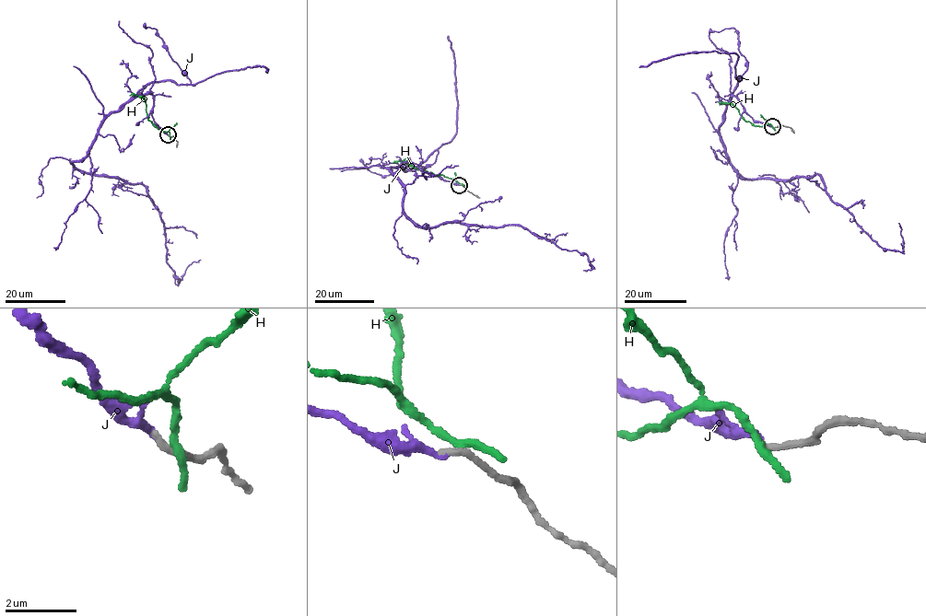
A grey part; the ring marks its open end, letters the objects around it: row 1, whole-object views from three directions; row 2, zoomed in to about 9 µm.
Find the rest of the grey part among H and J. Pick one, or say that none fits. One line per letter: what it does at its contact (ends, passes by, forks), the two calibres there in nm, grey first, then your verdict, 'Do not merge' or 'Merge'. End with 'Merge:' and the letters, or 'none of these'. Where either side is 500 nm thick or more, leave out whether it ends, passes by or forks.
H: It passes by. Thickness 220 nm (grey) against 200 nm. Do not merge
J: It passes by. Thickness 190 nm (grey) against 130 nm. Merge
Merge: J

